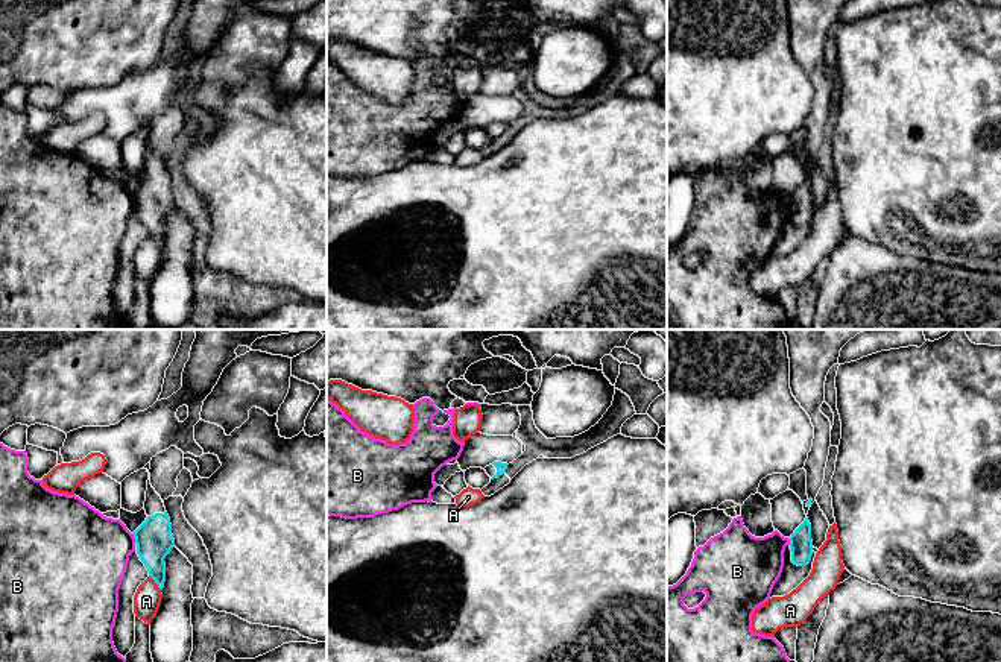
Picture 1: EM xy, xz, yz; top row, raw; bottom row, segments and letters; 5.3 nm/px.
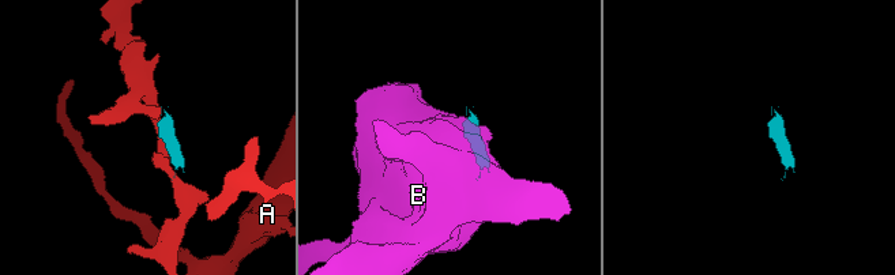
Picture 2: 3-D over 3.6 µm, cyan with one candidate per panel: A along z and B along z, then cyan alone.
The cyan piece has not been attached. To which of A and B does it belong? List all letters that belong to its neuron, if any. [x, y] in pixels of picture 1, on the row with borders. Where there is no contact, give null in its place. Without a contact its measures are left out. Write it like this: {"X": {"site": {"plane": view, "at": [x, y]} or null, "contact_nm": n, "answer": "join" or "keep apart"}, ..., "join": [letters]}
{"A": {"site": {"plane": "xy", "at": [155, 582]}, "contact_nm": 110, "answer": "keep apart"}, "B": {"site": {"plane": "xy", "at": [134, 536]}, "contact_nm": 60, "answer": "keep apart"}, "join": []}

